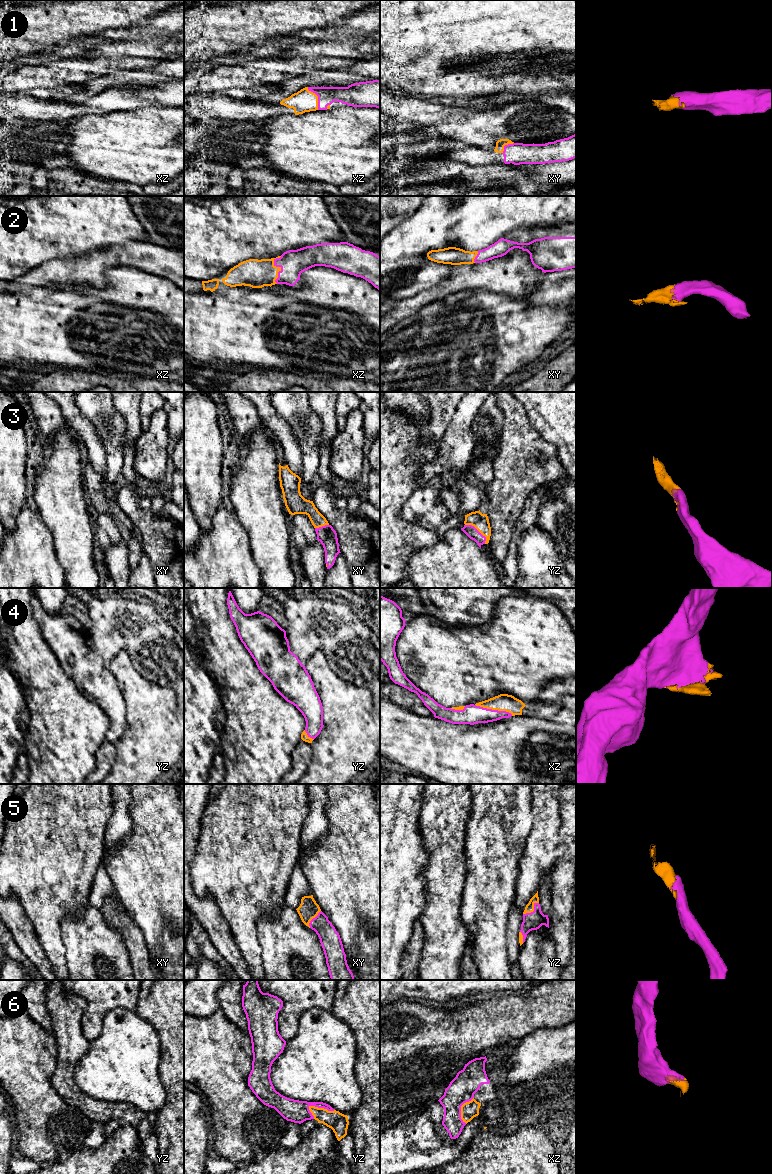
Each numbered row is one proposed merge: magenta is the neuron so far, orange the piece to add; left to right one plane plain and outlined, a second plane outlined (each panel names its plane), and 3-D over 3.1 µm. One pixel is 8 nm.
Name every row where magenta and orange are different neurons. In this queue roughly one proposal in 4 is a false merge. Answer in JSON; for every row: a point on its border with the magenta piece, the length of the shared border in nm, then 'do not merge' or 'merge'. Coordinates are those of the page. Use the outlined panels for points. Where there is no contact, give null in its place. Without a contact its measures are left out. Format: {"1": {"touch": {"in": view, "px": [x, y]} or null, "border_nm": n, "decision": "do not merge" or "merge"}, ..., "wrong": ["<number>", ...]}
{"1": {"touch": {"in": "xz", "px": [318, 97]}, "border_nm": 200, "decision": "merge"}, "2": {"touch": {"in": "xz", "px": [279, 266]}, "border_nm": 220, "decision": "merge"}, "3": {"touch": {"in": "yz", "px": [477, 530]}, "border_nm": 220, "decision": "merge"}, "4": {"touch": {"in": "xz", "px": [494, 710]}, "border_nm": 320, "decision": "merge"}, "5": {"touch": {"in": "yz", "px": [534, 910]}, "border_nm": 160, "decision": "merge"}, "6": {"touch": {"in": "yz", "px": [321, 1107]}, "border_nm": 220, "decision": "merge"}, "wrong": []}

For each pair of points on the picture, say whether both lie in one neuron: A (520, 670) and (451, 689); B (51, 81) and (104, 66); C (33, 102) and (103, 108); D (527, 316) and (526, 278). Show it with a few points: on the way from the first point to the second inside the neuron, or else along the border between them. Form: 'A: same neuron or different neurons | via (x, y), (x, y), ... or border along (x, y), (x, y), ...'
A: same neuron | via (503, 670), (480, 670), (473, 677), (468, 677)
B: same neuron | via (64, 73), (91, 68)
C: same neuron | via (50, 105), (59, 105), (64, 108), (86, 108)
D: different neurons | border along (498, 292), (521, 298)

